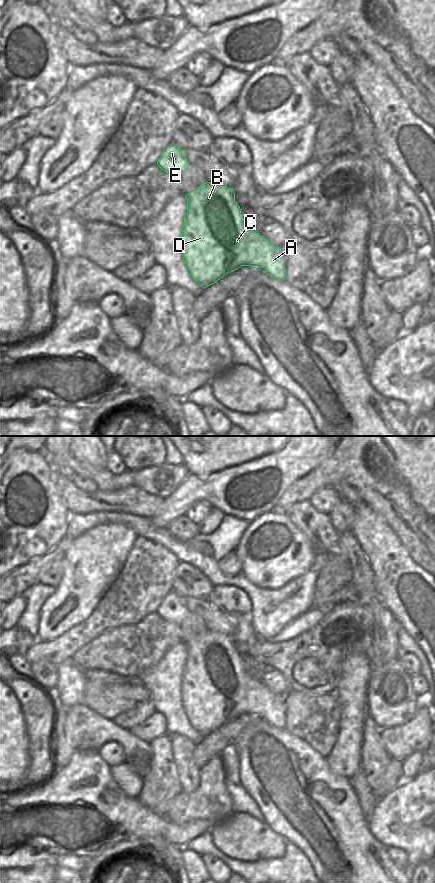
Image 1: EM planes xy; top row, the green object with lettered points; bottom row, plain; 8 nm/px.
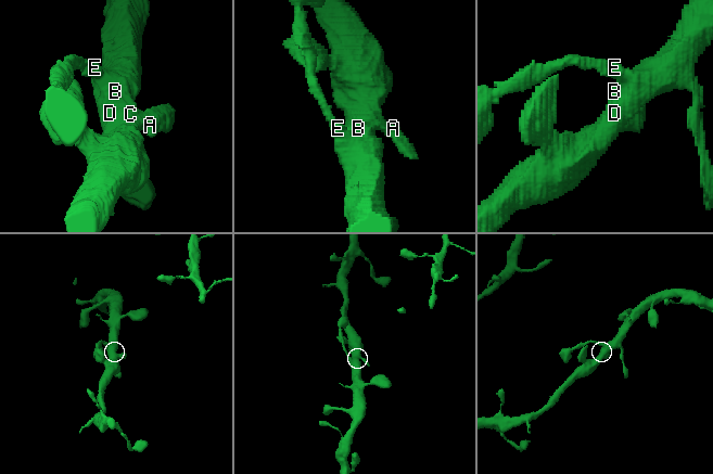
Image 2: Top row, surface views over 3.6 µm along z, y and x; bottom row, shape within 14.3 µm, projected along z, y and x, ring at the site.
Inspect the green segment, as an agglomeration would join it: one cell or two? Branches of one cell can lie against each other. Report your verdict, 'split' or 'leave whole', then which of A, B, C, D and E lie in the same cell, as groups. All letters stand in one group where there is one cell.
leave whole; A B C D E

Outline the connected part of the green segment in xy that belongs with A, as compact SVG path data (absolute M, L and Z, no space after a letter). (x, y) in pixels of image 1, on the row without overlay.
M206 630L185 645L187 647L187 661L181 677L181 701L187 719L195 730L206 736L242 714L256 716L276 728L285 728L287 721L283 696L274 694L259 681L249 677L241 663L240 654L235 649L233 636Z

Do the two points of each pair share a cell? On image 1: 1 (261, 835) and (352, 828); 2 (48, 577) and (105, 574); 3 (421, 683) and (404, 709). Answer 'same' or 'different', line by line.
1: different
2: different
3: different

